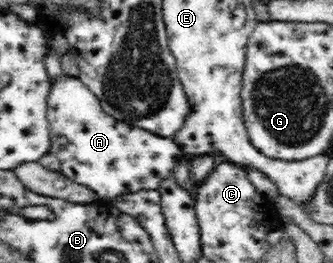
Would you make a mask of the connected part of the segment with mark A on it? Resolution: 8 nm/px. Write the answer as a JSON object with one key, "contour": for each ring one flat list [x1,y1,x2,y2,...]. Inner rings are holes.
{"contour":[[62,73,54,79,52,87,50,88,49,96,47,97,47,106,48,106,48,121,50,124,51,131,51,144,49,152,55,154,59,161,61,161,61,171,67,178,71,181,76,182,78,185,83,185,89,187,91,190,94,190,98,195,99,200,113,200,121,194,133,194,139,192,140,190,158,190,160,182,167,178,169,175,173,175,172,170,176,167,176,164,180,161,181,157,188,157,185,154,181,147,176,143,173,138,161,137,161,135,150,133,148,130,138,129,125,122,120,120,115,120,113,117,109,116,100,105,99,99,96,97,96,94,93,94,93,91,89,89,84,82,81,82,79,77,69,77]]}

